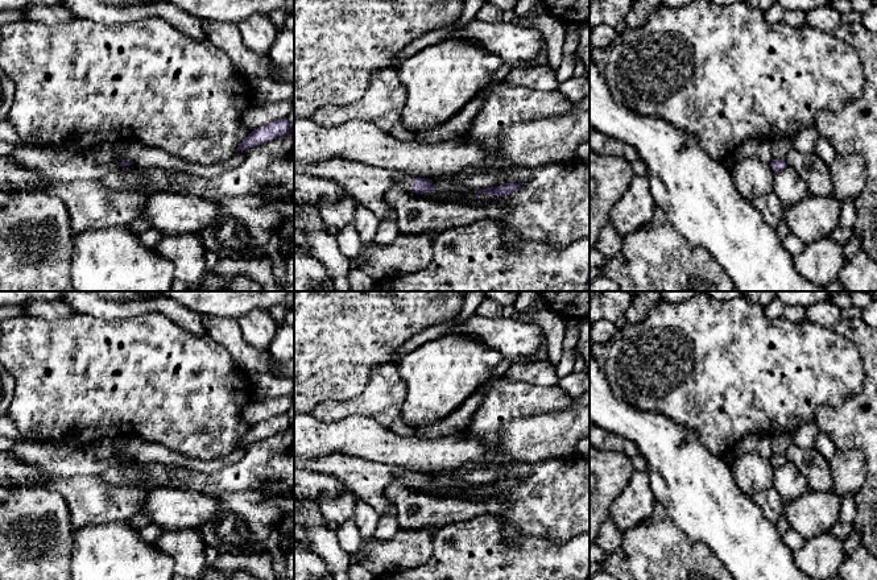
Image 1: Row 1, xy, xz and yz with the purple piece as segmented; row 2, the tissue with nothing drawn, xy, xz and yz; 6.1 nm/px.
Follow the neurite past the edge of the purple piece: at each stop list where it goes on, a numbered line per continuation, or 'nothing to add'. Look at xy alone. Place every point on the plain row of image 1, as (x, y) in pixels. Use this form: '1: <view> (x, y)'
1: xy (57, 460)

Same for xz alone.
1: xz (367, 480)

